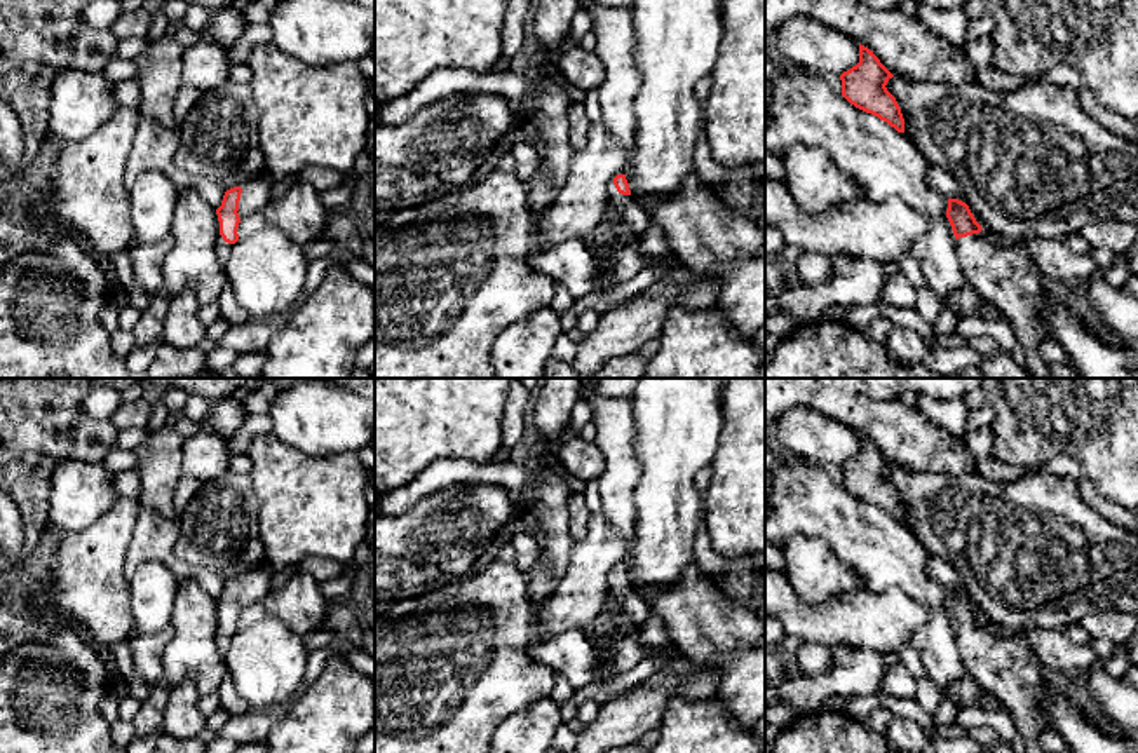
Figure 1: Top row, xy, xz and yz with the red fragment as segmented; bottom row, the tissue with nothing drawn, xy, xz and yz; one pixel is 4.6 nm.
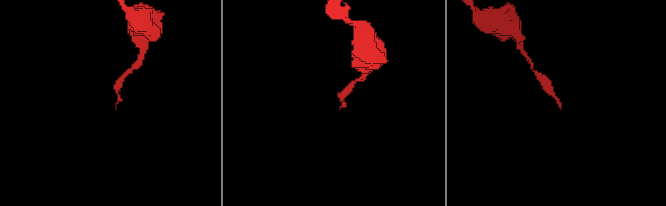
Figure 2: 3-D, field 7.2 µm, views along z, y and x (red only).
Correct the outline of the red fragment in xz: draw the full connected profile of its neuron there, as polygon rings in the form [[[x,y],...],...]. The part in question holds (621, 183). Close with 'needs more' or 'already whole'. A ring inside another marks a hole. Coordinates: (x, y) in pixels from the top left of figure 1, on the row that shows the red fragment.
[[[617,174],[608,187],[608,223],[620,239],[638,239],[652,223],[648,211],[640,206],[629,190],[626,174]]]; needs more

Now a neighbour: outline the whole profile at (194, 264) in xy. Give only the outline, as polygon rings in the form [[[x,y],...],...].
[[[180,190],[173,213],[174,246],[162,261],[162,291],[167,298],[190,289],[200,305],[216,303],[228,284],[220,260],[220,221],[216,209],[202,200],[197,190]]]

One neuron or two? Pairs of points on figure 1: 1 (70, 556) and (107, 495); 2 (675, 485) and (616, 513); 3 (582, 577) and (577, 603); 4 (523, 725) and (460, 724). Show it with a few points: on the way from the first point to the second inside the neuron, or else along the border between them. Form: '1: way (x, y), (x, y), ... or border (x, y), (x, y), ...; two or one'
1: border (117, 499), (88, 527), (58, 532); two
2: border (642, 462), (635, 494), (636, 535), (631, 542); two
3: way (582, 584), (581, 596); one
4: border (534, 703), (509, 713), (492, 734); two

